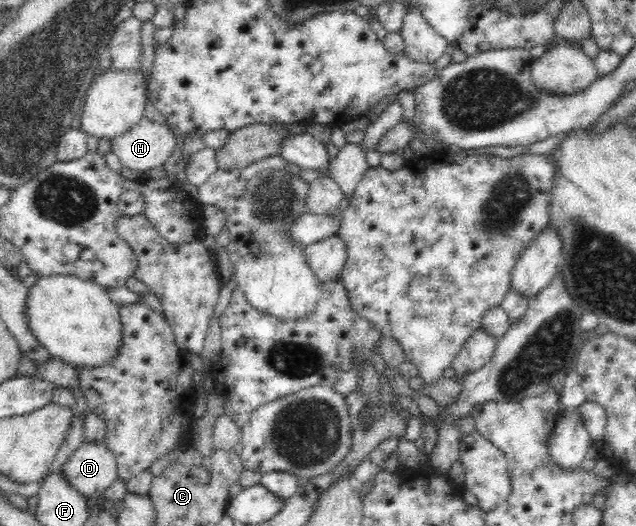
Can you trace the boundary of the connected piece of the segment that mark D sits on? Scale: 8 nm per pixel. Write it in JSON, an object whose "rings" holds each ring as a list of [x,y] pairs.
{"rings":[[[82,441],[61,467],[61,473],[81,495],[99,497],[117,480],[115,454],[103,442]]]}

